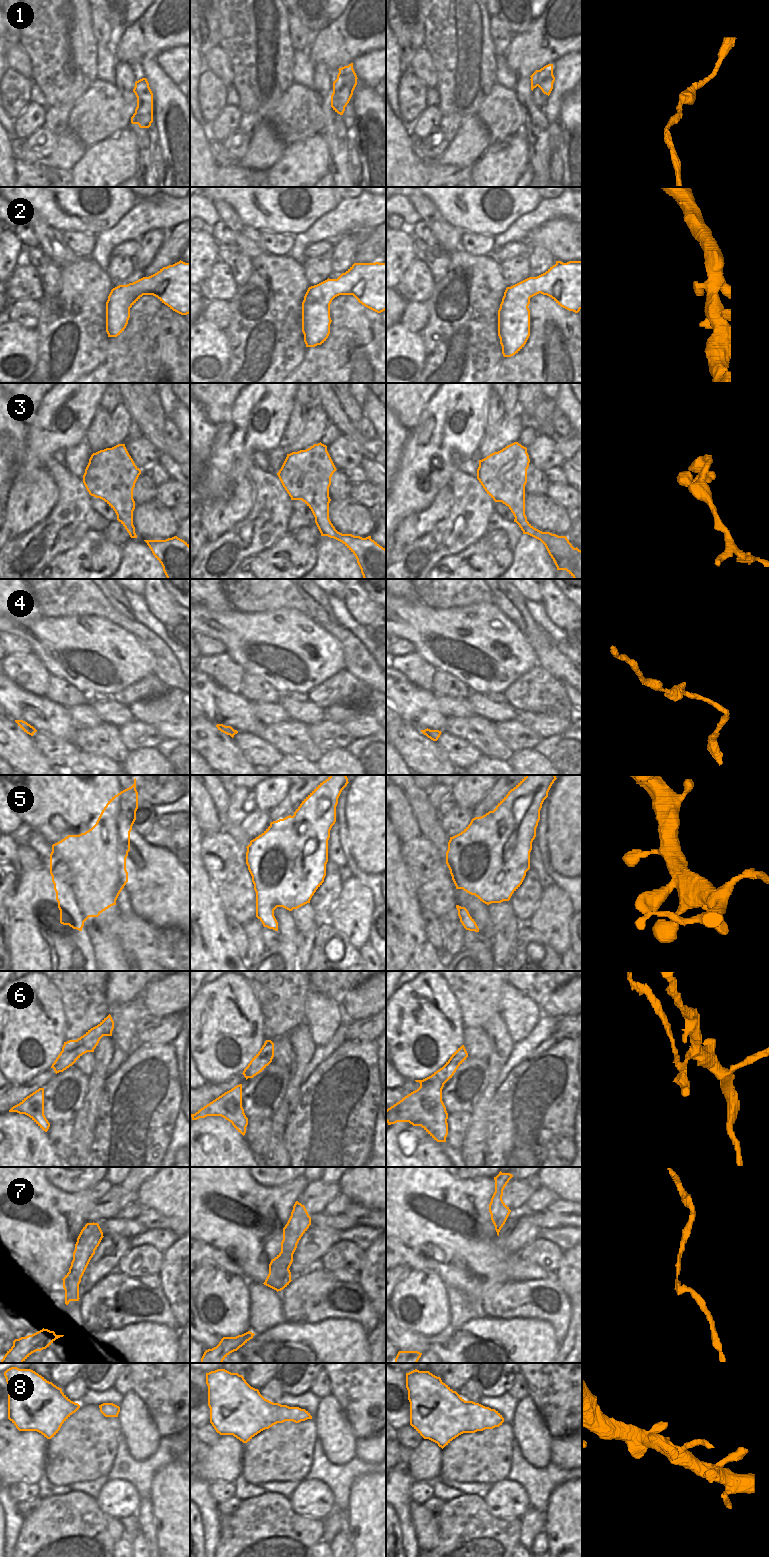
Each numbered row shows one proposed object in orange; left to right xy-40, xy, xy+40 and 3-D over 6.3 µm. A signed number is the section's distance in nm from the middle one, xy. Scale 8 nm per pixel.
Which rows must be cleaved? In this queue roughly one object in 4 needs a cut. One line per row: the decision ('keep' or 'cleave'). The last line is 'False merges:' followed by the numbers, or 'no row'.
1: keep
2: keep
3: keep
4: keep
5: keep
6: cleave
7: keep
8: keep
False merges: 6

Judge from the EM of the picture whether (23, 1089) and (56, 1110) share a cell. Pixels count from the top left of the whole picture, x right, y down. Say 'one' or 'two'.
two

